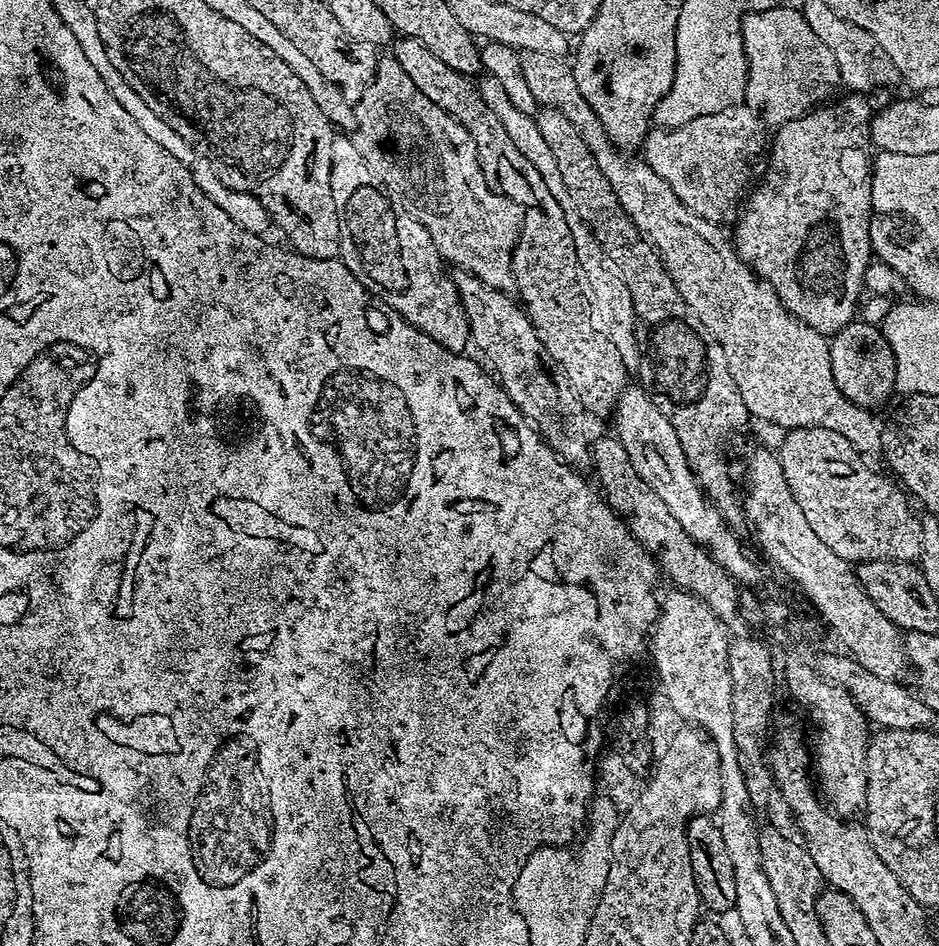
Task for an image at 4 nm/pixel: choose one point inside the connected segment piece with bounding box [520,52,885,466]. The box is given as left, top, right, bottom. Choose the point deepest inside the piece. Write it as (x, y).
(783, 368)

